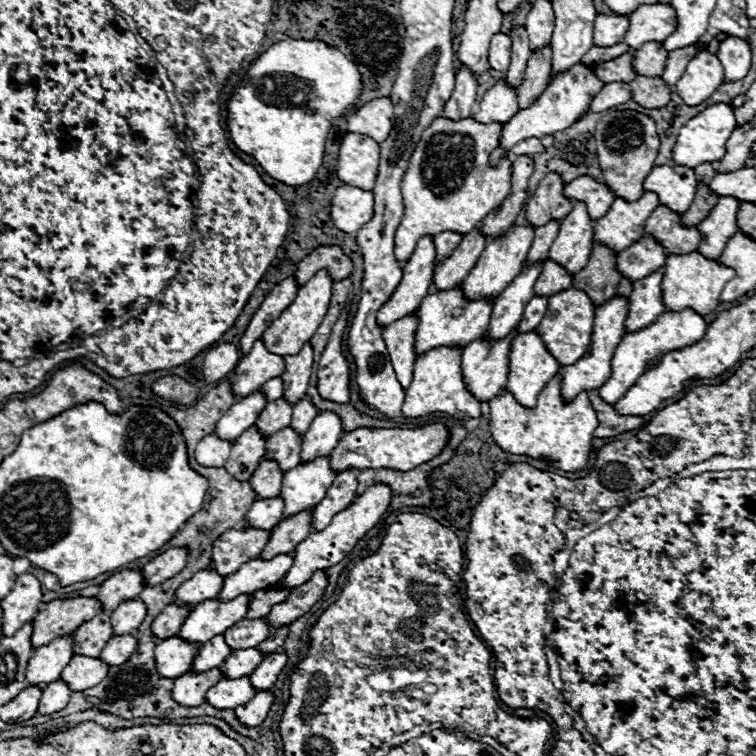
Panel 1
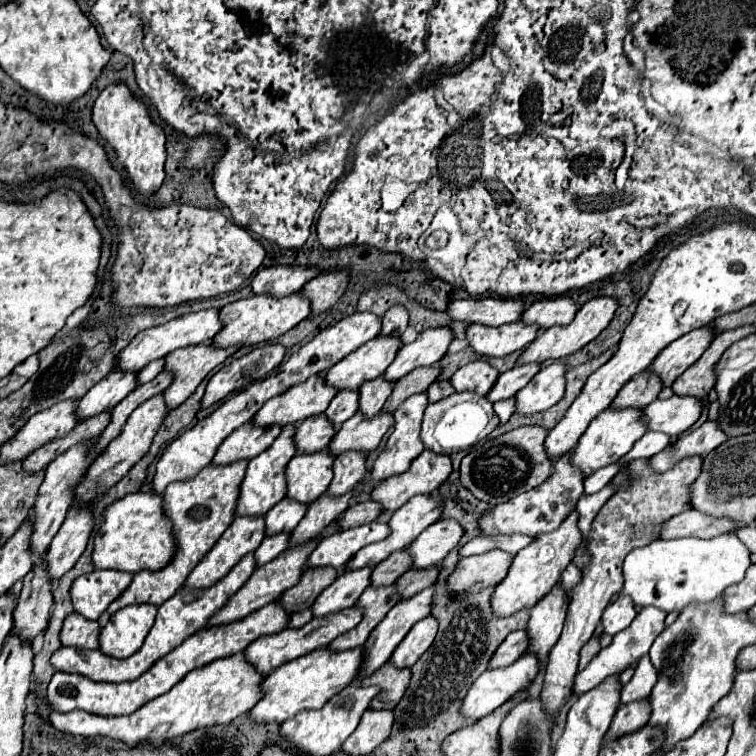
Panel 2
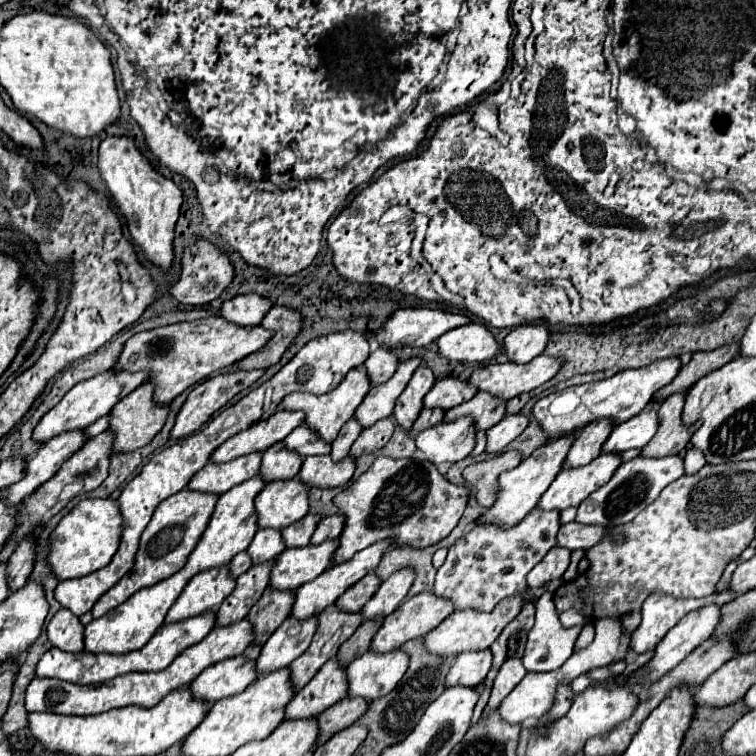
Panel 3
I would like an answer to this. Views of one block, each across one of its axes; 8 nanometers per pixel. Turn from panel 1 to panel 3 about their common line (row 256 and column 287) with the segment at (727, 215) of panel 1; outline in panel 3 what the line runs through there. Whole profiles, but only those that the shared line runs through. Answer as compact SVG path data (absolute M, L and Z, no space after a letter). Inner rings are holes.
M330 658L318 674L296 692L294 700L286 708L286 718L310 718L318 716L326 708L334 706L338 700L346 698L348 682L346 682L346 666L338 662L338 658Z

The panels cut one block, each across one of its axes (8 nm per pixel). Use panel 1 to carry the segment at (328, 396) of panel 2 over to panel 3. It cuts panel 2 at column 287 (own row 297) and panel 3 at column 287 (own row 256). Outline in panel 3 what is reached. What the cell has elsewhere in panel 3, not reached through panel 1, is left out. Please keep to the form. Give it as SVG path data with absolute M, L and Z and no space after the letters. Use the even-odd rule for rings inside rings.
M278 410L270 418L252 424L250 428L228 438L216 452L212 454L212 462L228 462L238 456L246 456L250 452L264 452L272 444L284 440L296 426L304 422L302 412Z

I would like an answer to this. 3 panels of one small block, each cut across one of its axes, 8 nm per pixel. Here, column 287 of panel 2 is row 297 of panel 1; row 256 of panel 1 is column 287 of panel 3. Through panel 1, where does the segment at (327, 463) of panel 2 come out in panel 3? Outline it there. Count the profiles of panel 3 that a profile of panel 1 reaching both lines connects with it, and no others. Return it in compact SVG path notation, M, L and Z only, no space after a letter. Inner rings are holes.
M298 478L268 482L256 496L256 512L260 528L286 528L308 514L310 488Z

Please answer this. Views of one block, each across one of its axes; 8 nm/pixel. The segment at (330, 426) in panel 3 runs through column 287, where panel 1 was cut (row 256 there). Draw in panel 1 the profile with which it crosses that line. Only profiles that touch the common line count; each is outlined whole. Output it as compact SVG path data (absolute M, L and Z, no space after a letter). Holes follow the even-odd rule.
M438 116L422 132L402 180L404 218L394 244L400 262L410 258L422 236L436 236L444 230L468 234L474 224L502 204L512 188L512 160L504 156L496 168L490 166L490 154L500 146L502 128L504 124L480 124L472 116L458 122Z

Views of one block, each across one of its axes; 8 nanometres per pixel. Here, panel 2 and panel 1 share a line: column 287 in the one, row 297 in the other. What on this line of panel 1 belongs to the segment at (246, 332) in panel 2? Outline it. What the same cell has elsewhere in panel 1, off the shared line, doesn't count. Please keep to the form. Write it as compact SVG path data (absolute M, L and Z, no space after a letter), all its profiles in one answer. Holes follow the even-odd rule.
M320 270L314 274L312 280L308 280L296 300L280 314L278 320L272 322L272 326L264 332L262 336L262 342L266 344L266 348L270 348L270 352L274 354L282 354L282 356L288 356L288 354L296 354L302 350L302 346L306 344L306 340L310 340L316 332L316 328L320 326L320 322L324 320L326 312L328 312L328 306L330 306L330 300L332 300L332 278L326 270Z

